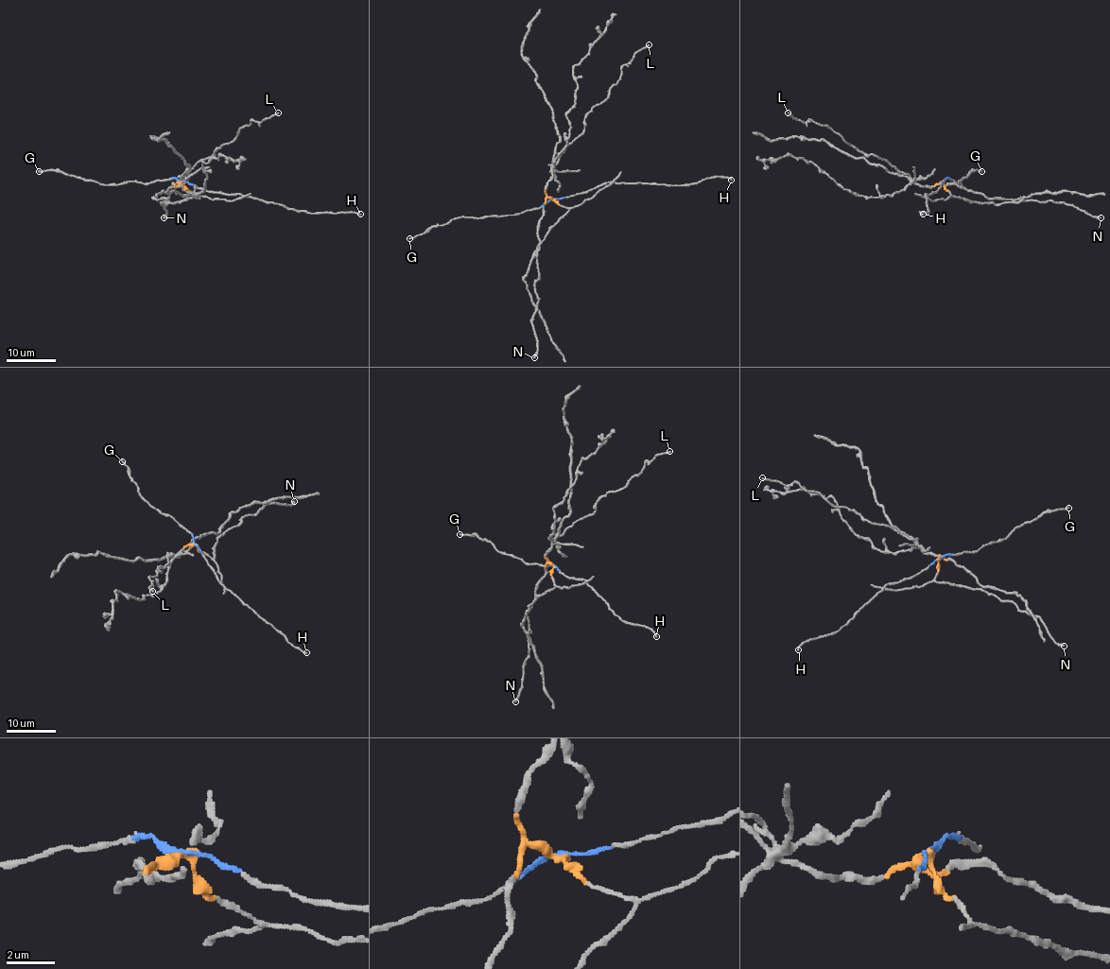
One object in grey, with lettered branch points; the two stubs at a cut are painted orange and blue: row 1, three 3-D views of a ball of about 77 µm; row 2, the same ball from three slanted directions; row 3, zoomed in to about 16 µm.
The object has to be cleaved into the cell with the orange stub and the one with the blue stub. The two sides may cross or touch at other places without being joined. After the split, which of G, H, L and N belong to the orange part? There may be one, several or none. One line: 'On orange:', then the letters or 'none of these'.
On orange: L, N

